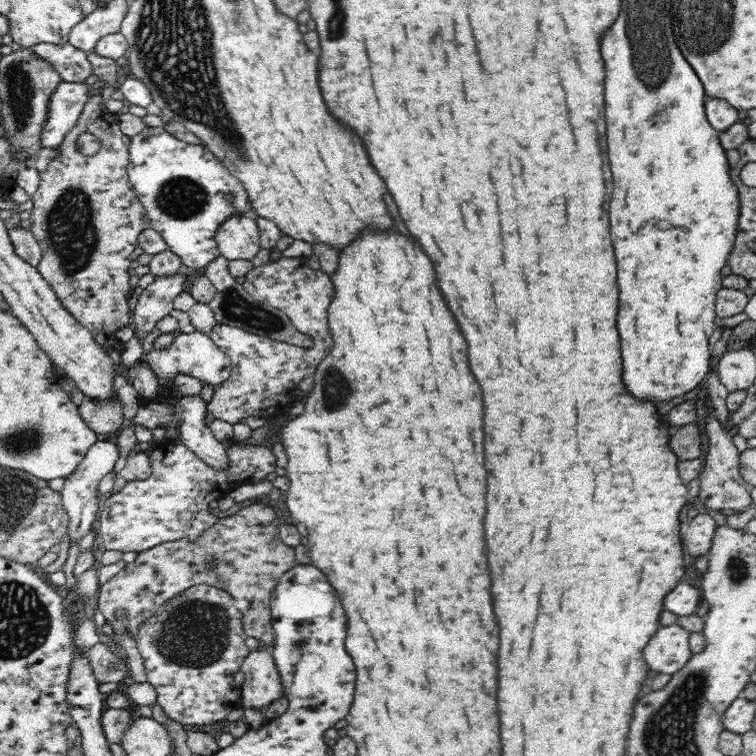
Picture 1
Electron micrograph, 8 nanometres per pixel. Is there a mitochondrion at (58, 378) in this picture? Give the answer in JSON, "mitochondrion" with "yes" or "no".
{"mitochondrion":"no"}

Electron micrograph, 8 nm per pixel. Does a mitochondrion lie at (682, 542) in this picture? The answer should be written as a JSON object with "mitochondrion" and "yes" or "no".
{"mitochondrion":"no"}

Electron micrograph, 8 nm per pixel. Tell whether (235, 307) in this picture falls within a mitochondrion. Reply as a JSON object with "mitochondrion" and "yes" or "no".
{"mitochondrion":"yes"}

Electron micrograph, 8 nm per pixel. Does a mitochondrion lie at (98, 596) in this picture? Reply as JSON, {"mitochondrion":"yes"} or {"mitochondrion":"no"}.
{"mitochondrion":"no"}

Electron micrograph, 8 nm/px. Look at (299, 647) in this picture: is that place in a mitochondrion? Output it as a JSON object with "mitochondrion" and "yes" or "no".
{"mitochondrion":"yes"}

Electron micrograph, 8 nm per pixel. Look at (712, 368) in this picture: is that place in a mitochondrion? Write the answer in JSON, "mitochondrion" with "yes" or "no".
{"mitochondrion":"no"}

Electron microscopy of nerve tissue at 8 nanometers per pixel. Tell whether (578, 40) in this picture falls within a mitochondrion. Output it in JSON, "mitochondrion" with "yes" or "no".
{"mitochondrion":"no"}

